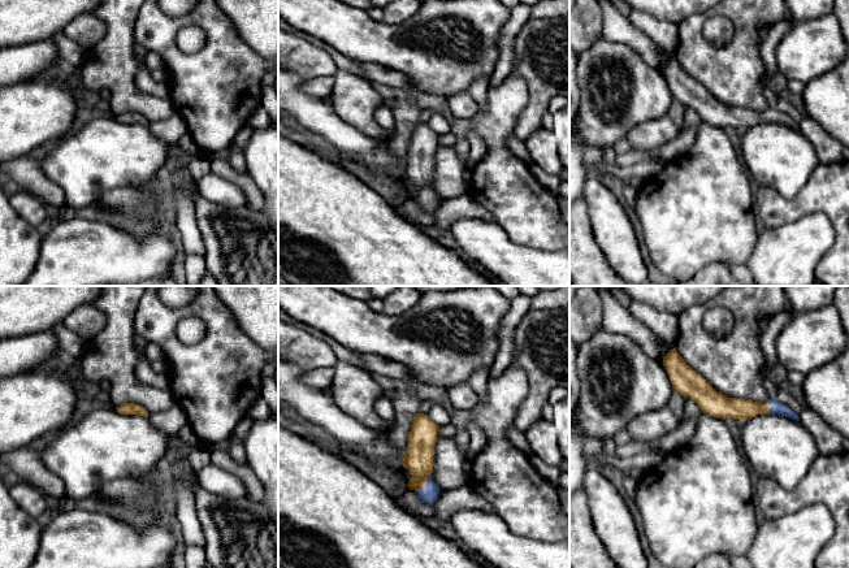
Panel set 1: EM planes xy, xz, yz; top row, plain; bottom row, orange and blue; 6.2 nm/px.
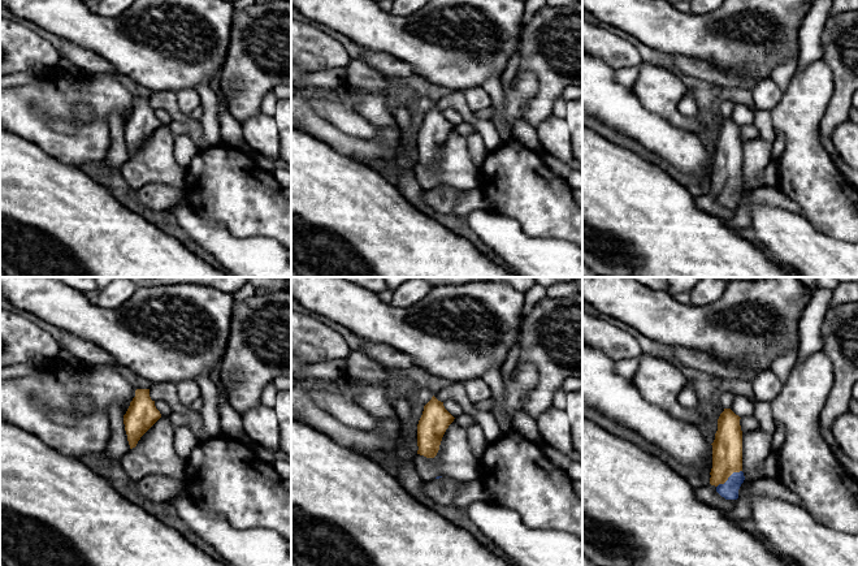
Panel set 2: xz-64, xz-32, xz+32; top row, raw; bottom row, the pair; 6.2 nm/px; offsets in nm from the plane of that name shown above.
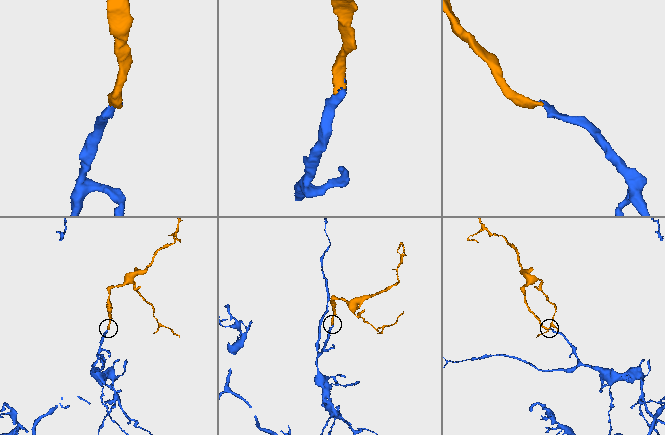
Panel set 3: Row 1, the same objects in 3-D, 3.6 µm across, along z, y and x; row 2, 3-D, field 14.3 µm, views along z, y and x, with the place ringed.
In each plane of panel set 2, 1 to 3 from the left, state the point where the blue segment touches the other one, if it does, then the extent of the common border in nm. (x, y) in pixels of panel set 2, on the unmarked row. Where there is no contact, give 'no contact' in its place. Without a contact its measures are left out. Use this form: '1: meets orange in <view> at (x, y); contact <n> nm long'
1: no contact
2: no contact
3: meets orange in xz+32 at (728, 185); contact 190 nm long

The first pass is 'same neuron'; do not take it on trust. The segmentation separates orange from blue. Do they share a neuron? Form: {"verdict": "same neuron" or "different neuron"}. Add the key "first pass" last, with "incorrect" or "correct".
{"verdict": "same neuron", "first pass": "correct"}

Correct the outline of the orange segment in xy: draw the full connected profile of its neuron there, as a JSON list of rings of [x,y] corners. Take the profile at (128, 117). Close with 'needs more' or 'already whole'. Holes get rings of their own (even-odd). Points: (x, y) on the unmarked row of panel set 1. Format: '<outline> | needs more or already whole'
[[[125,112],[118,116],[116,116],[117,121],[121,123],[138,123],[138,125],[150,125],[148,120],[140,114],[134,112]]] | already whole

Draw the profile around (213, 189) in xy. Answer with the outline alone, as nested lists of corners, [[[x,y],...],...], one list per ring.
[[[212,172],[196,181],[195,187],[203,199],[230,211],[244,208],[247,204],[246,196],[238,186]]]

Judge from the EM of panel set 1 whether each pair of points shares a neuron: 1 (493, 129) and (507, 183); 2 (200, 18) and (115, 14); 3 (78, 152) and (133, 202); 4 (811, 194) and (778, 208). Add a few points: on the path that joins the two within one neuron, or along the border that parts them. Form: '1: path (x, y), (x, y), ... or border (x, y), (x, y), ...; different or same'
1: path (496, 142), (499, 170); same
2: border (139, 13), (134, 26), (135, 42); different
3: border (131, 185), (108, 189), (98, 198); different
4: path (804, 202), (796, 208), (785, 208); same

